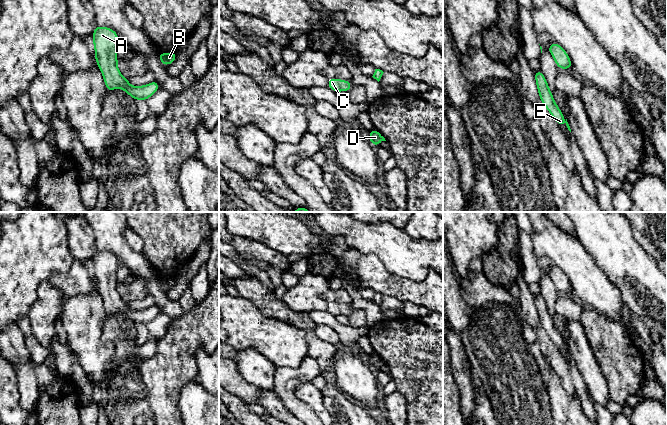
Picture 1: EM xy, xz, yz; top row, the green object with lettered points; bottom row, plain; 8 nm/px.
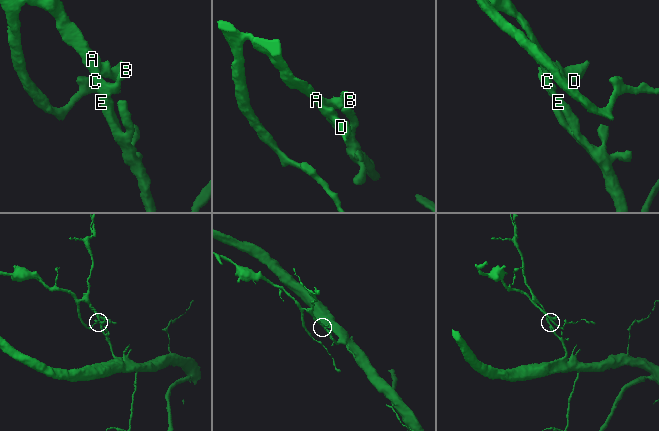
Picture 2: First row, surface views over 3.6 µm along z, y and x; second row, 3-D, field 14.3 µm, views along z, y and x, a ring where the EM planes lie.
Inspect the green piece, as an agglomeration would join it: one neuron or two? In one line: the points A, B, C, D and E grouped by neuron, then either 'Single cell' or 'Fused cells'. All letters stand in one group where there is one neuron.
Groups: A B C D E. Single cell

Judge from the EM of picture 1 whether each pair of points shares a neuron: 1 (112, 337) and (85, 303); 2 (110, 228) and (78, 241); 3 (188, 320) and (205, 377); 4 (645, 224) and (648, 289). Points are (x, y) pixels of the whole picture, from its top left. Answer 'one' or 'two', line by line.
1: two
2: two
3: two
4: two

